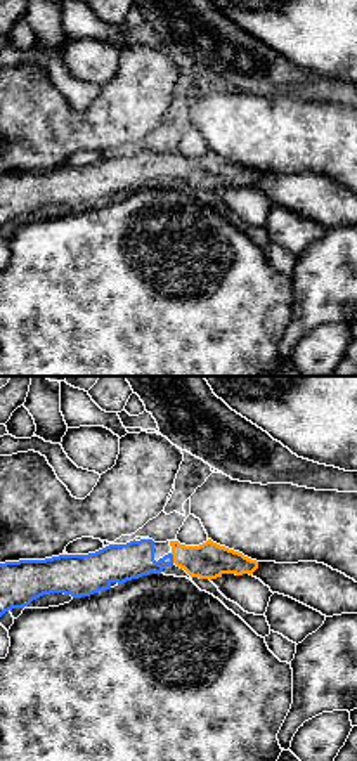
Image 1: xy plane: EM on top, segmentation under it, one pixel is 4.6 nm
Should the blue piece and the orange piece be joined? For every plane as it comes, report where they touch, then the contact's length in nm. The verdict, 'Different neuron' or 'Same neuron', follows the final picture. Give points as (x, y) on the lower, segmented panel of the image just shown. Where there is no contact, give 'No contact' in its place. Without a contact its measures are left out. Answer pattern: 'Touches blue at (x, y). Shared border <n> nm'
Touches blue at (172, 559). Shared border 50 nm

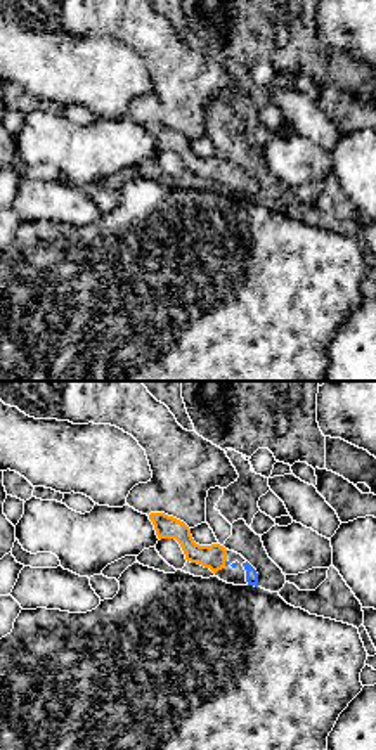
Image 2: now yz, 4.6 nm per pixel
Touches blue at (226, 563). Shared border 30 nm

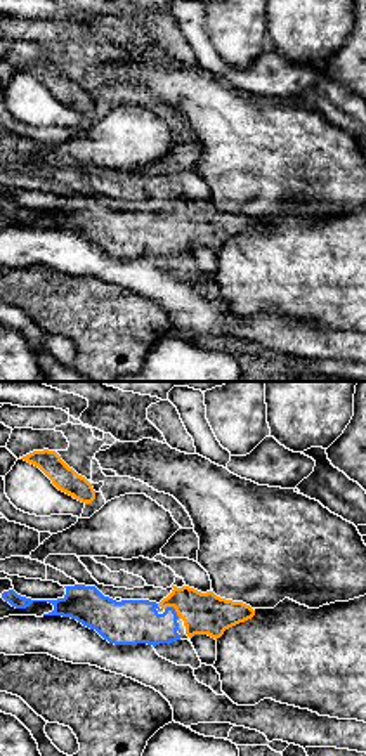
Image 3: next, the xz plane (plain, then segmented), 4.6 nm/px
Touches blue at (174, 609). Shared border 90 nm

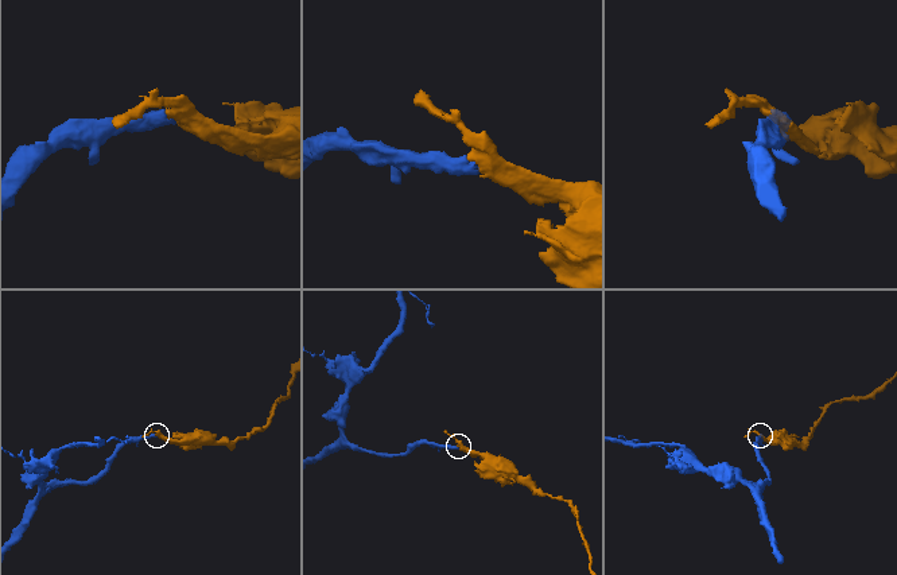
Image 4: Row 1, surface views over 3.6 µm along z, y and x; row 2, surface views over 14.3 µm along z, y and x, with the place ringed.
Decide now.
Same neuron

